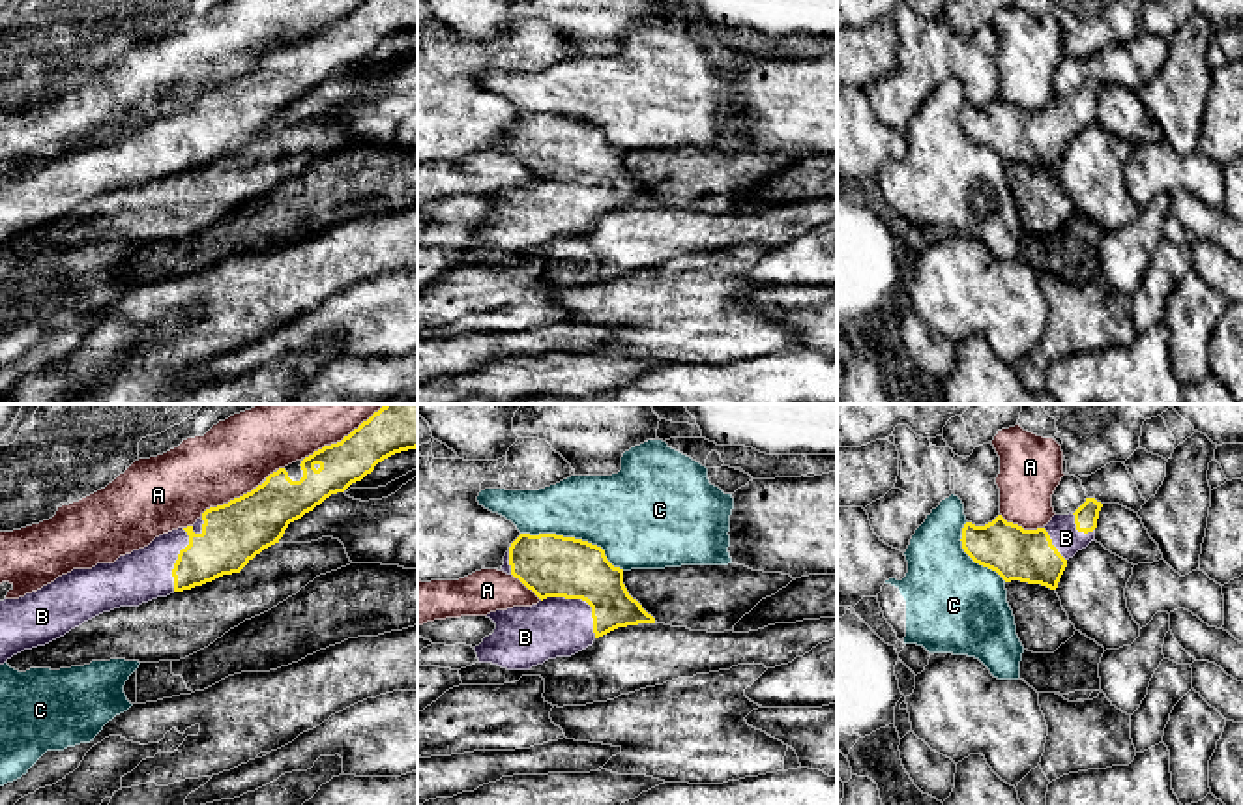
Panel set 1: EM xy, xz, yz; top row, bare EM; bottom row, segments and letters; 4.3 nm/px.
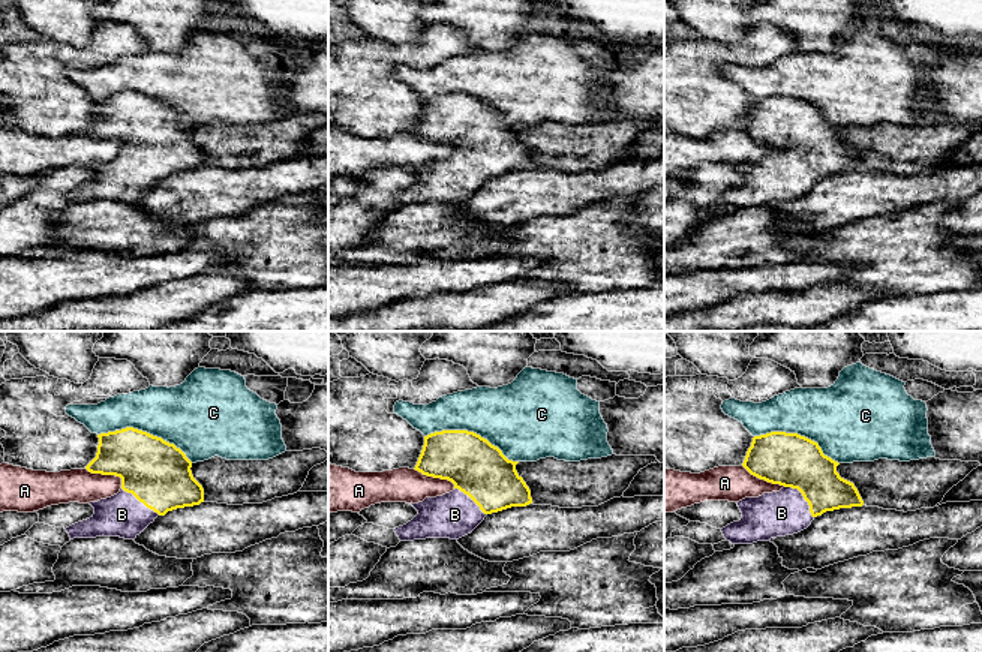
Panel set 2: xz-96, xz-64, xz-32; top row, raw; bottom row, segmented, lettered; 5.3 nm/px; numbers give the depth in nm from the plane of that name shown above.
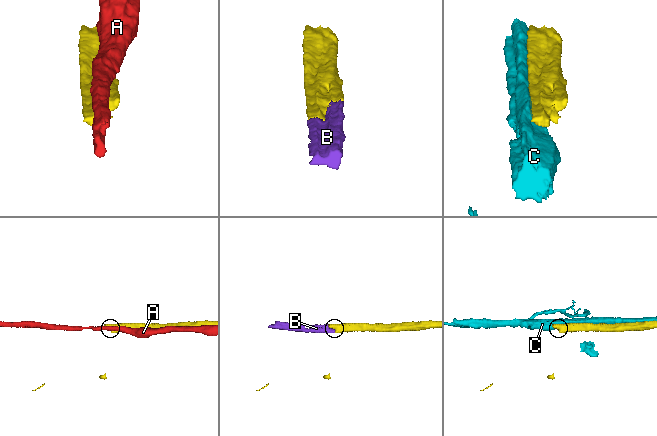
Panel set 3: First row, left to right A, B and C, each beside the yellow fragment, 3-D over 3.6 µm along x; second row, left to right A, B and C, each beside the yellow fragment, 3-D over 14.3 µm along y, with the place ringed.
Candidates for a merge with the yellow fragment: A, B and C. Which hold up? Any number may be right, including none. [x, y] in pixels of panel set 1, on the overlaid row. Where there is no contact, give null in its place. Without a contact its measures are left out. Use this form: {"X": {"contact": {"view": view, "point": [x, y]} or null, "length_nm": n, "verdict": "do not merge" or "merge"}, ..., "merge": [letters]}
{"A": {"contact": {"view": "xy", "point": [231, 500]}, "length_nm": 300, "verdict": "do not merge"}, "B": {"contact": {"view": "xz", "point": [581, 598]}, "length_nm": 280, "verdict": "merge"}, "C": {"contact": {"view": "xz", "point": [573, 538]}, "length_nm": 480, "verdict": "do not merge"}, "merge": ["B"]}

